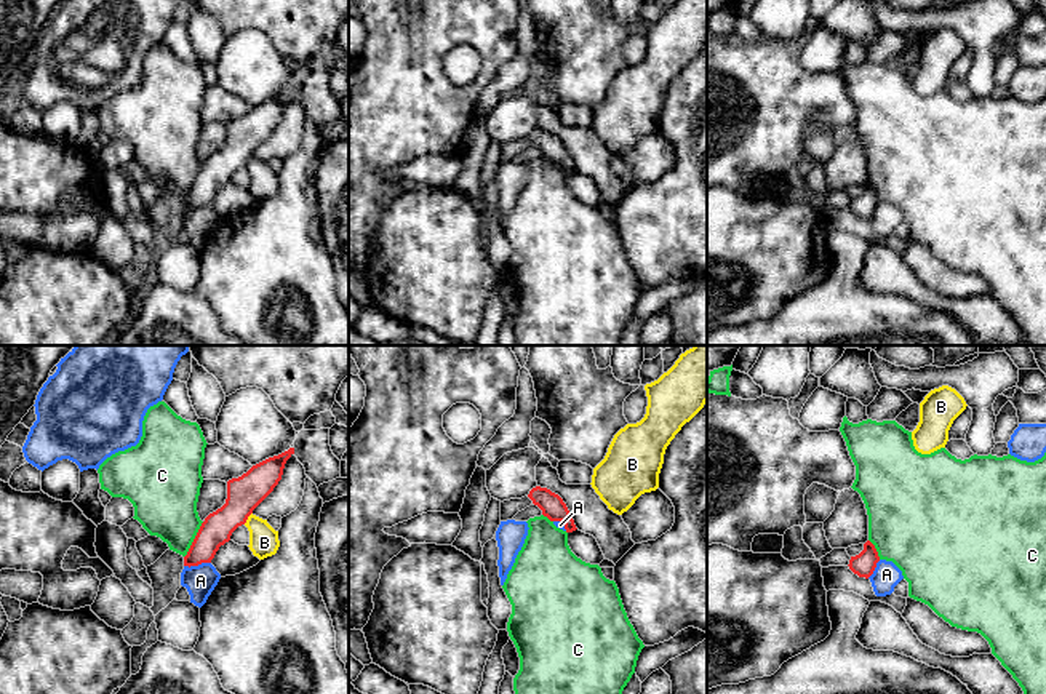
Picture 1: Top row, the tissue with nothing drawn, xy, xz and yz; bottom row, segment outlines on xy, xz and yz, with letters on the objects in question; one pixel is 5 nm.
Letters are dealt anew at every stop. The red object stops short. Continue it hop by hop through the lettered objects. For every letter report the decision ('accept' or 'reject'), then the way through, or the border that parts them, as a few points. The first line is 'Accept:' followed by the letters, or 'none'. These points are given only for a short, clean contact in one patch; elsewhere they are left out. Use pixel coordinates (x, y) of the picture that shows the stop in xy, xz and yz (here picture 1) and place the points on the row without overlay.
Accept: none
A: reject | along xy (210, 203), (184, 208)
B: reject | along xy (251, 154), (243, 165)
C: reject | along xy (203, 163), (184, 199)

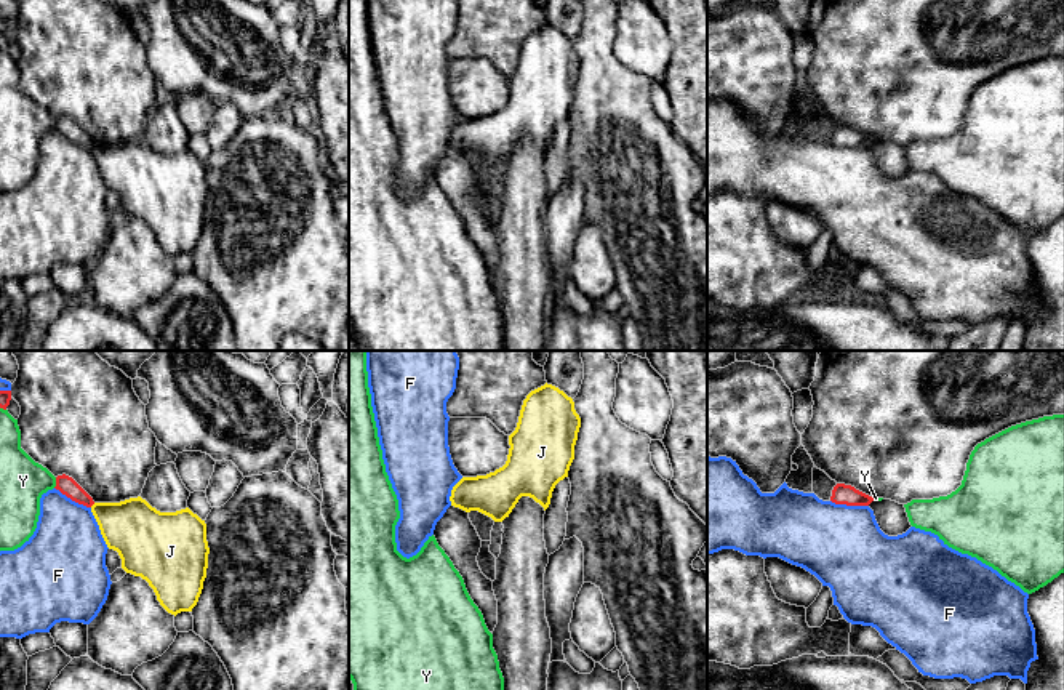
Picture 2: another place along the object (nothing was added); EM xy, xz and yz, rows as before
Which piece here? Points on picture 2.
Accept: none
F: reject
J: reject | along xy (95, 144), (90, 148)
Y: reject

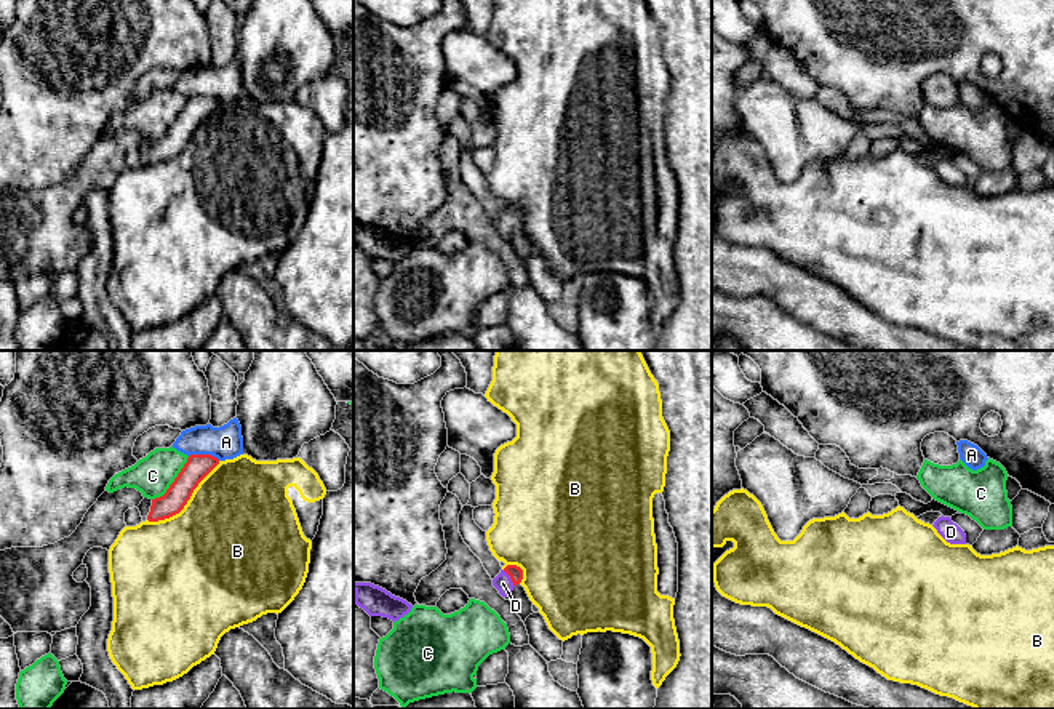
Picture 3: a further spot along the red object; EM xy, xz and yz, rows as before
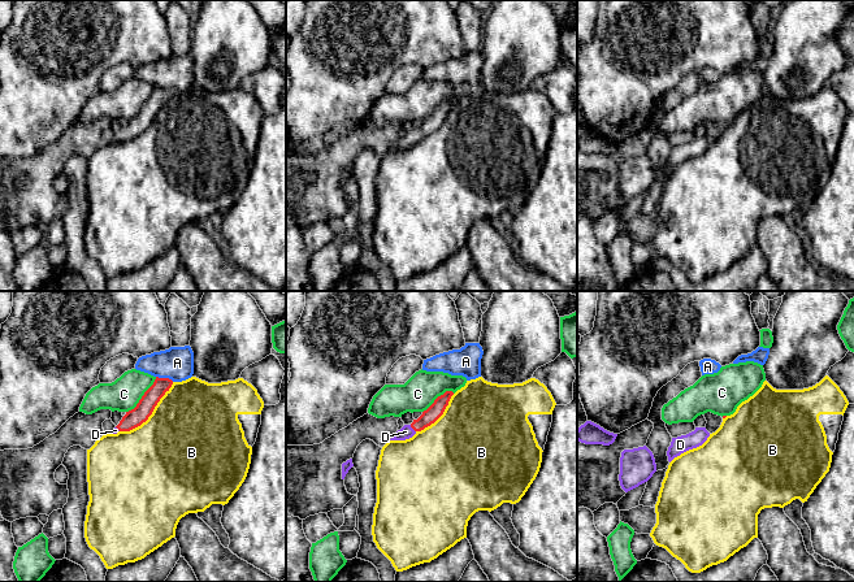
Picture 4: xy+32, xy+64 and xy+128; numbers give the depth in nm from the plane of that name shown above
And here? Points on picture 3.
Accept: D
A: reject
B: reject
C: reject
D: accept | across xz (515, 215), (511, 220), (503, 224)

